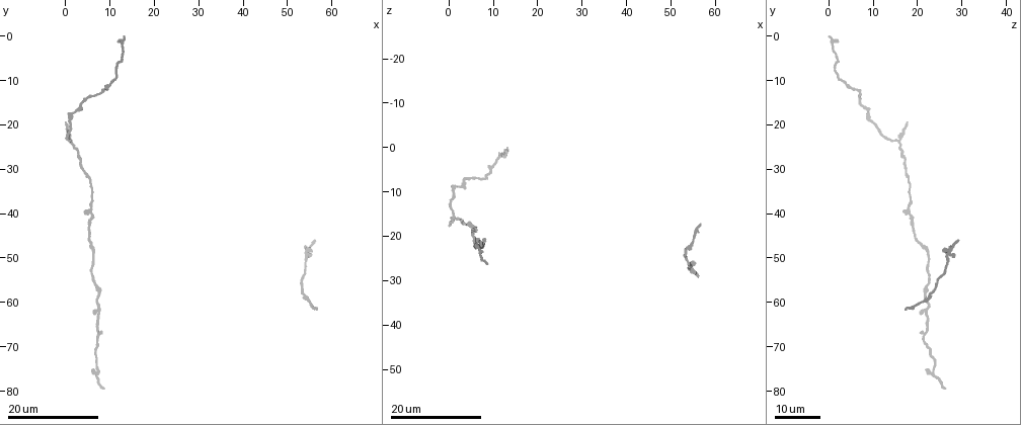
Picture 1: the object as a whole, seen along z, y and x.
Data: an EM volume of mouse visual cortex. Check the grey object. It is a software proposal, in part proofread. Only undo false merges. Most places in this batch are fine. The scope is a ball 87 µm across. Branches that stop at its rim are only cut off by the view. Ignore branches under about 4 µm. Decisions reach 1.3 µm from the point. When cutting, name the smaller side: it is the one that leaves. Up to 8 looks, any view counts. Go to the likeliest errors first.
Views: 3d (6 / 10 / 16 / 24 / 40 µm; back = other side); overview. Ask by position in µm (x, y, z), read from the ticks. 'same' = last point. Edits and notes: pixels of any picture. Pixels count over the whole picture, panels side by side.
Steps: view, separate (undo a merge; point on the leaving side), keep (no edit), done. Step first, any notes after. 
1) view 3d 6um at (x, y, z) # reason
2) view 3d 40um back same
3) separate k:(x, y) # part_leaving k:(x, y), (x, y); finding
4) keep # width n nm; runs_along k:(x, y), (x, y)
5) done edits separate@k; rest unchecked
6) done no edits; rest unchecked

view 3d 16um at (0.5, 24.0, 16.0) # branch point

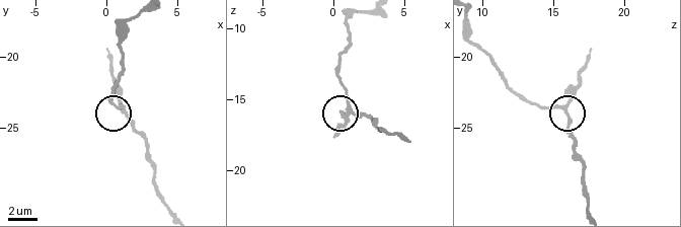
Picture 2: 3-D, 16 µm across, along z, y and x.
view 3d 6um at (1.2, 23.6, 15.8)

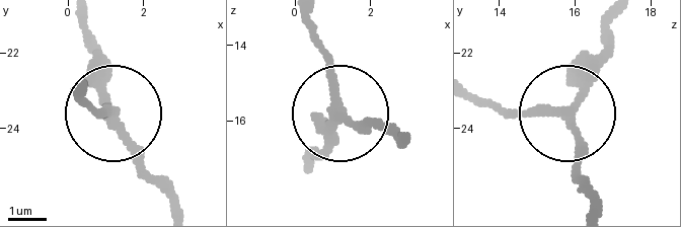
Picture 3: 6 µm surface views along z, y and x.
keep # runs_along 3:(406, 145), (342, 116), (319, 151); one cell here

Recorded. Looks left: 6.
view 3d 24um at (7.5, 57.5, 22.0)

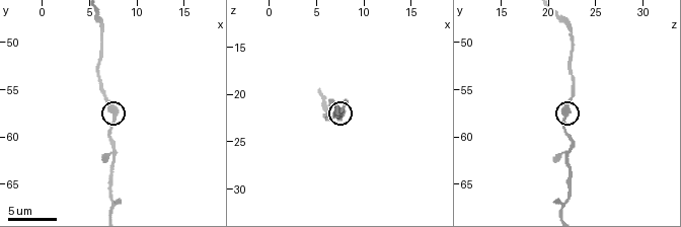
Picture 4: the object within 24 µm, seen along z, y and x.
view 3d 6um at (7.8, 57.4, 22.0)

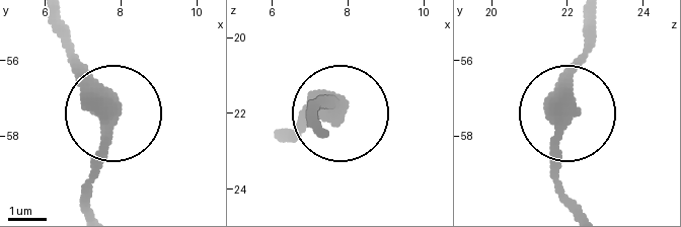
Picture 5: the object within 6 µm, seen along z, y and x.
view 3d 6um back at (7.80, 57.20, 21.85)

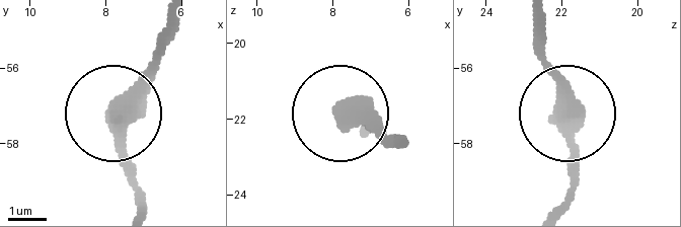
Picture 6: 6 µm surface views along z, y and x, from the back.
keep # width 430 nm; runs_along 6:(180, 21), (112, 119), (132, 203); one cell here

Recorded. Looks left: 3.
view 3d 10um at (6.2, 50.2, 22.4) # a narrow waist

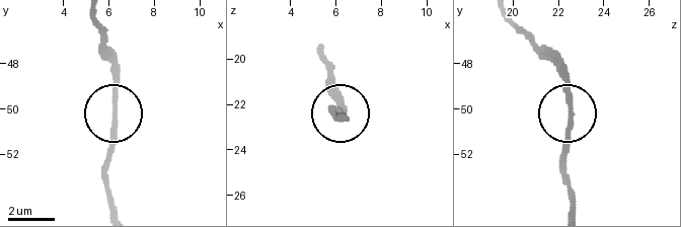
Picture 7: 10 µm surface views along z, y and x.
keep # runs_along 7:(110, 62), (115, 147), (108, 180); continuous, no second cell

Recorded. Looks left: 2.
view 3d 16um at (3.5, 15.5, 7.5) # calibre changes

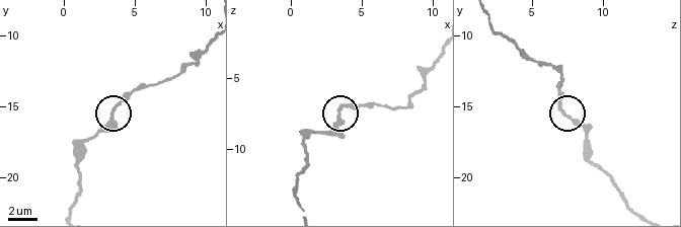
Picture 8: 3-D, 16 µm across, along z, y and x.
view 3d 6um at (3.4, 15.8, 7.8)

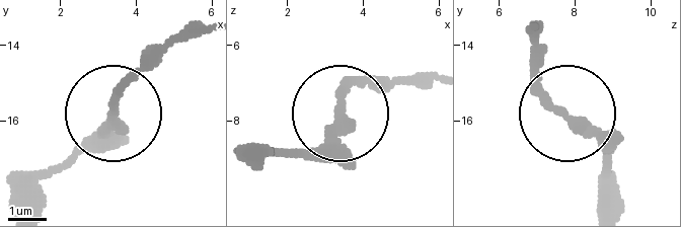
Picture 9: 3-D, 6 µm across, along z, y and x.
keep # runs_along 9:(265, 157), (313, 147), (352, 92), (417, 79); all the same cell

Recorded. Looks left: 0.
done no edits; rest unchecked

